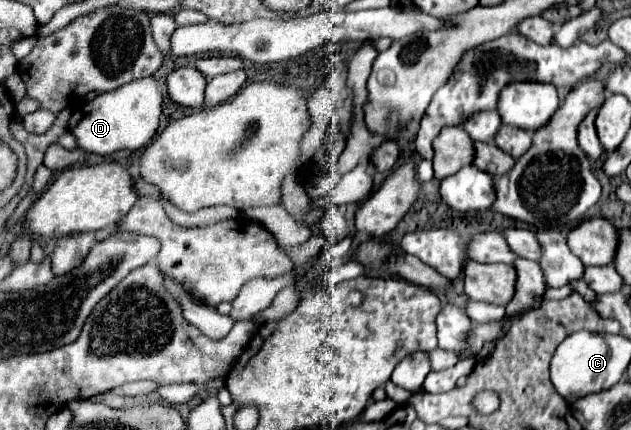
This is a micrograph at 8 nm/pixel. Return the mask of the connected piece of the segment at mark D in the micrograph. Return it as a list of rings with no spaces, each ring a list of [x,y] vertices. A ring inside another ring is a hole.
[[[148,76],[124,84],[118,90],[104,92],[96,100],[86,102],[82,108],[72,112],[68,130],[76,136],[78,146],[86,152],[110,156],[118,150],[140,150],[144,148],[156,134],[158,122],[162,114],[162,92],[158,82]]]

